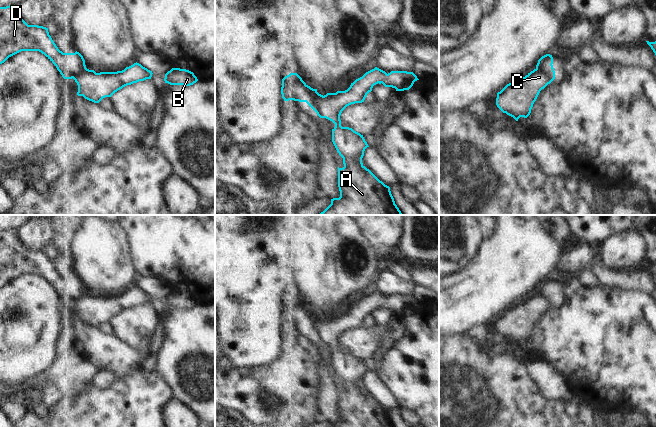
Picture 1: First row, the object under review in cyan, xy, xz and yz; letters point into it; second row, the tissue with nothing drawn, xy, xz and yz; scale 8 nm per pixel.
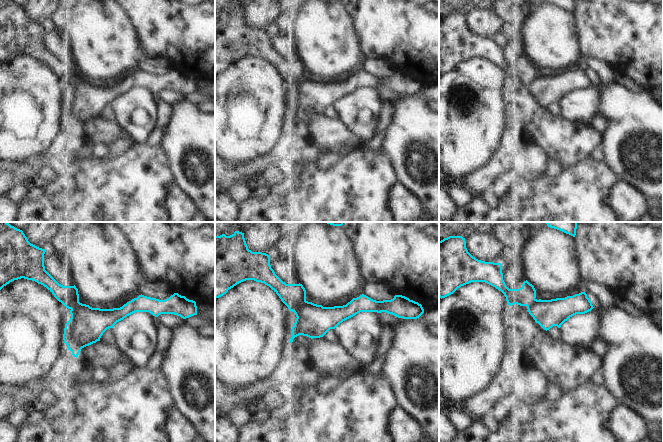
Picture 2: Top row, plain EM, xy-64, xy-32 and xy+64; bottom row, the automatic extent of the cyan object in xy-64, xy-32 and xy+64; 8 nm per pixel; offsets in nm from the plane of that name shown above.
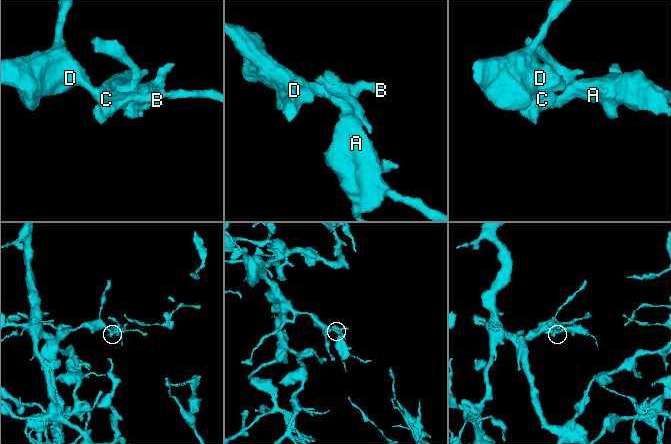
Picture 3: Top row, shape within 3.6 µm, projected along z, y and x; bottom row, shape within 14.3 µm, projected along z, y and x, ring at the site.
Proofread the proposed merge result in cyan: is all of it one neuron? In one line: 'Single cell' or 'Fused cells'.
Fused cells

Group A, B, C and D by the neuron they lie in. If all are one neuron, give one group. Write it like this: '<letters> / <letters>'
A B C / D

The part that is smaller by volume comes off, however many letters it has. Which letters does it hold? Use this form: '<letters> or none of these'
A, B, C

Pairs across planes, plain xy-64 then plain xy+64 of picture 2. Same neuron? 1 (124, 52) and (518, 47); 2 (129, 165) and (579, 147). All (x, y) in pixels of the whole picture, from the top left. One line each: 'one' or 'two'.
1: two
2: two

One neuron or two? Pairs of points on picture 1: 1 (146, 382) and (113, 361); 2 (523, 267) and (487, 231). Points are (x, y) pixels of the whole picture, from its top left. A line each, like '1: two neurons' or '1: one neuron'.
1: two neurons
2: two neurons

